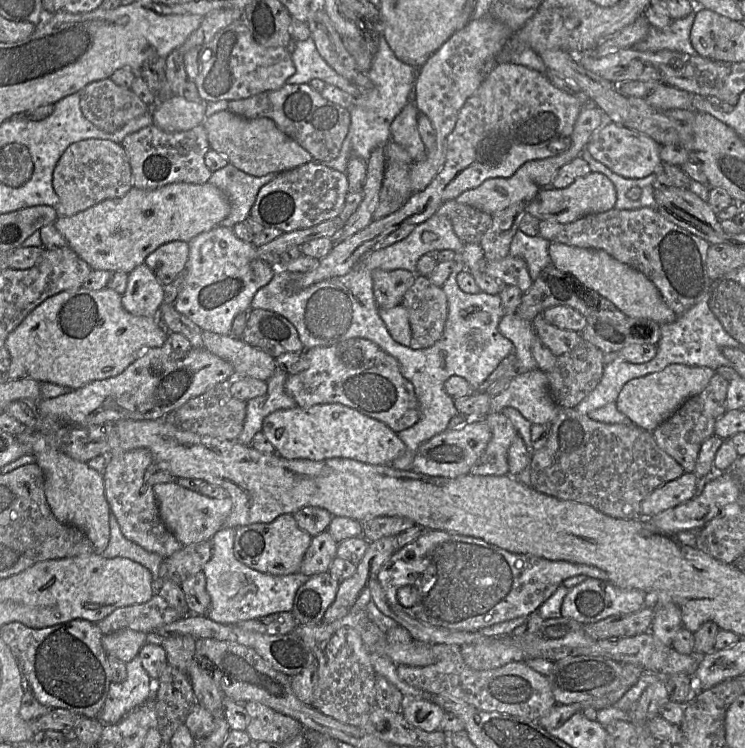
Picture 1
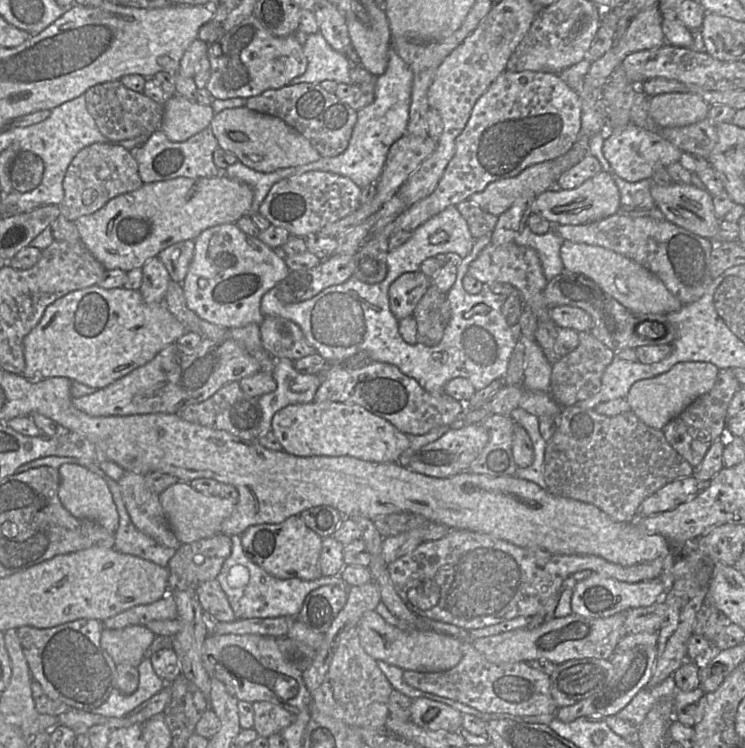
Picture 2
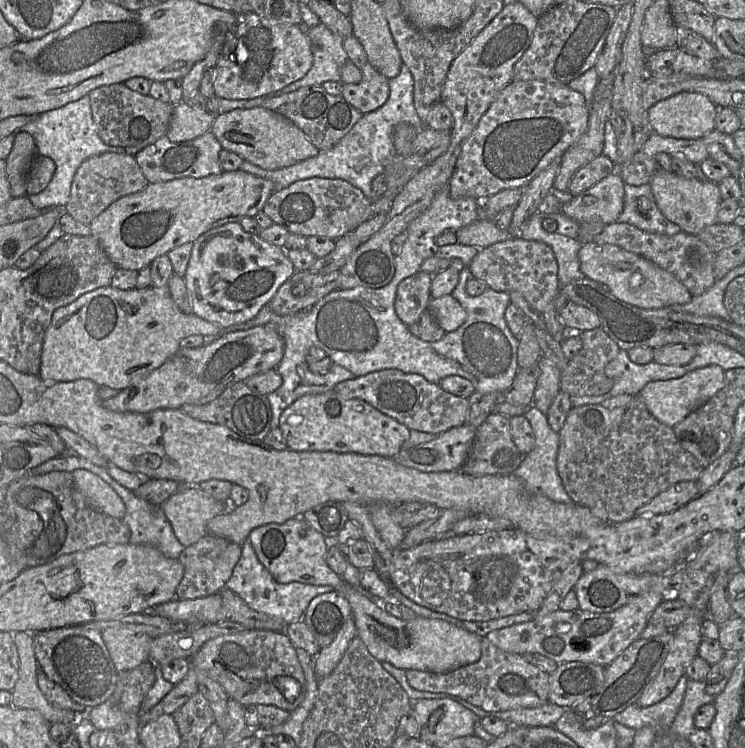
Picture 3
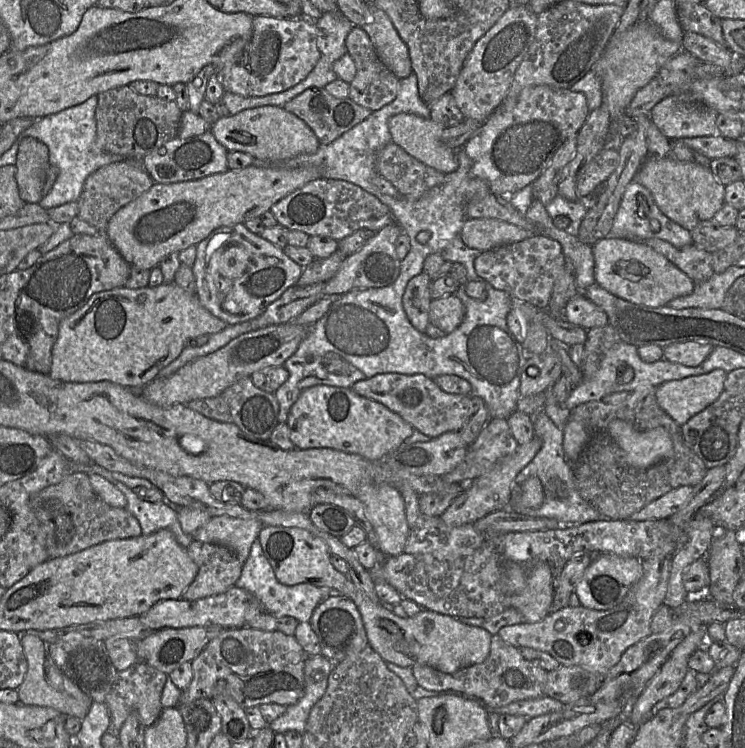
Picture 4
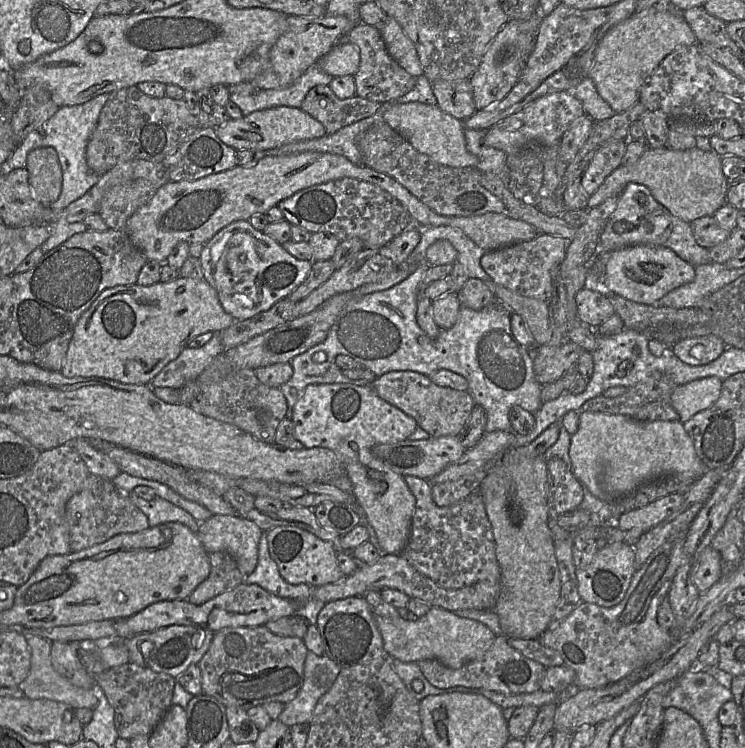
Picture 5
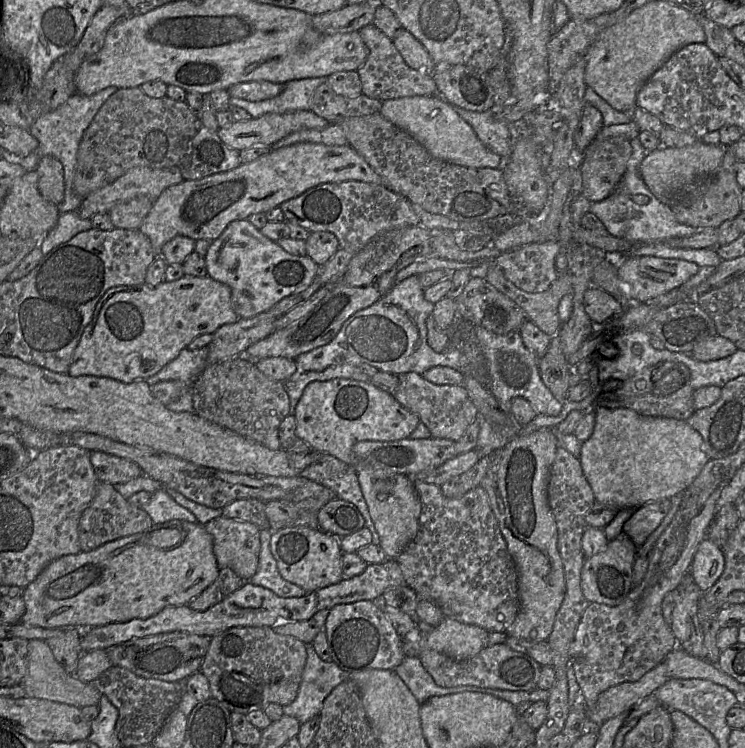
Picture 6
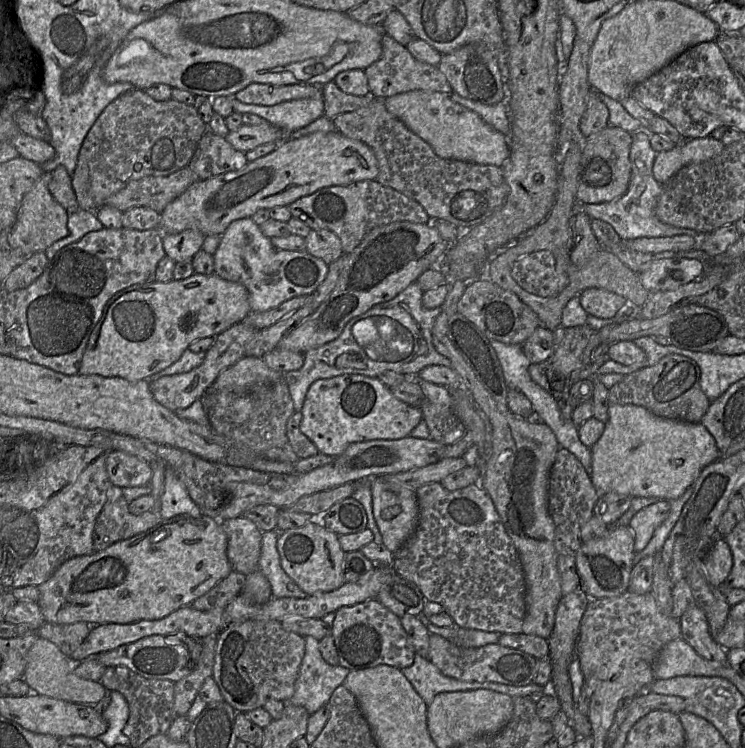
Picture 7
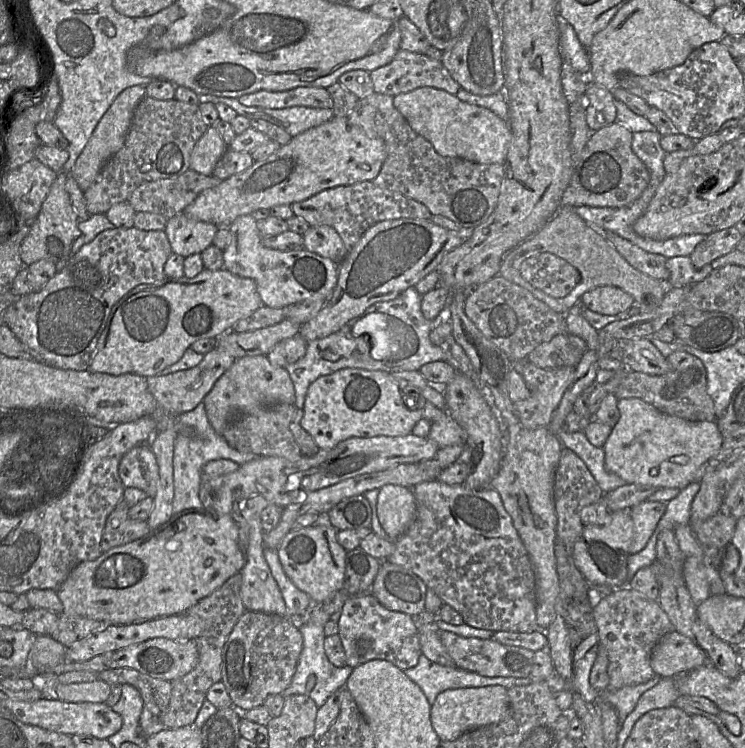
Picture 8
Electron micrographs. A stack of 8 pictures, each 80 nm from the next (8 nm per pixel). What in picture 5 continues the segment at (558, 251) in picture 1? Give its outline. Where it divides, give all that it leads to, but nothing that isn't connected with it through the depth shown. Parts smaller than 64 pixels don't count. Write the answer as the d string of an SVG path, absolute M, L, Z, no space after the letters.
M632 245L598 253L597 259L602 261L601 287L606 293L645 305L656 304L672 290L693 281L696 275L695 266L660 246Z

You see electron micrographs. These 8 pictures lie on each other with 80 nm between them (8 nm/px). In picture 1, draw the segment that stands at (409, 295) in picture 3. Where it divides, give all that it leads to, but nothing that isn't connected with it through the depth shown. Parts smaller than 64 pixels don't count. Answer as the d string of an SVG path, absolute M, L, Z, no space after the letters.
M373 269L373 293L379 308L389 309L402 303L417 274L404 269L386 271Z

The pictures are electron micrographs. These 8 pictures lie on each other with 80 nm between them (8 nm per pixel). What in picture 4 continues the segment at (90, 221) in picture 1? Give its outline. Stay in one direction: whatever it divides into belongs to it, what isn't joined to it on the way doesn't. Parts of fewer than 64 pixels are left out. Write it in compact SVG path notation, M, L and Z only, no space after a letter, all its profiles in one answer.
M251 165L192 181L170 184L154 183L149 190L113 215L104 234L132 267L151 270L158 267L169 254L180 252L192 245L196 246L220 227L243 224L249 219L260 217L261 214L270 210L273 204L291 192L320 178L322 177L316 168L274 169Z

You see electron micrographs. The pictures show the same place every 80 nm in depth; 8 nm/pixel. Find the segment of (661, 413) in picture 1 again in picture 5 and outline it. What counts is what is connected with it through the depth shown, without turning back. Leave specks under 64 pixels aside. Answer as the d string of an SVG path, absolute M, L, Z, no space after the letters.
M717 376L700 378L676 387L671 395L673 408L684 423L709 408L719 398L723 381Z

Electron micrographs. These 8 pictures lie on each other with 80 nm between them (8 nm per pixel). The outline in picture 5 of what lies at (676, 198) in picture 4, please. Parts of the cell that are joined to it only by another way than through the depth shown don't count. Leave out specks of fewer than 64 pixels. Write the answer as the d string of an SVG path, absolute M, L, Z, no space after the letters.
M697 147L687 150L672 150L669 148L647 149L644 154L631 166L621 165L614 170L599 188L588 198L588 208L593 208L610 197L619 196L631 182L646 186L655 200L664 206L673 216L692 223L694 220L713 216L714 213L727 203L728 184L722 172L722 157L715 151L703 151Z

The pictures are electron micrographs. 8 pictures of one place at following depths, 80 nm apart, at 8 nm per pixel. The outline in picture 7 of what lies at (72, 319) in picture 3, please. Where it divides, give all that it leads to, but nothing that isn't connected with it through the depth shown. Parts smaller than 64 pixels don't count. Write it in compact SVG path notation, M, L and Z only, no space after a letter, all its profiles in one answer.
M194 273L183 280L132 285L117 292L106 303L101 319L92 331L78 374L120 377L128 381L147 380L178 361L195 341L216 337L251 313L249 294L240 283L222 279L217 274Z

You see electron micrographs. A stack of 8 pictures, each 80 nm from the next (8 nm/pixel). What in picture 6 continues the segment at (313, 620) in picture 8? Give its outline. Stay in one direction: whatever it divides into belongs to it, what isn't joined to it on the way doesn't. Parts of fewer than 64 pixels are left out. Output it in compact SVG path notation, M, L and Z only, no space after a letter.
M306 644L306 651L307 659L298 694L291 704L283 707L283 715L294 717L301 724L319 715L326 697L350 674L334 661L323 661L312 644Z

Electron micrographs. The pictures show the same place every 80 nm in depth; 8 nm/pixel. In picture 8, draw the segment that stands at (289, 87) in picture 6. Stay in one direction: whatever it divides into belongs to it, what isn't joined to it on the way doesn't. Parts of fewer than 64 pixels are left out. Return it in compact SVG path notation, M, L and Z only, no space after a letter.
M204 95L202 99L217 103L221 102L232 109L239 115L248 118L261 118L274 125L283 128L292 137L297 136L304 131L323 124L330 120L333 115L332 109L309 108L305 106L294 106L283 109L263 108L259 106L245 106L241 104L238 98Z

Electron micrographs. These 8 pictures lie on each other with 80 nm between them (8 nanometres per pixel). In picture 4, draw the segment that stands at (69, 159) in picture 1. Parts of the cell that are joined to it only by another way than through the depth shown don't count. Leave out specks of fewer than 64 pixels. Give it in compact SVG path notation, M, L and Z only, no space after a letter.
M119 161L105 165L88 176L77 199L77 217L104 233L109 220L122 207L135 200L154 185L144 168Z

